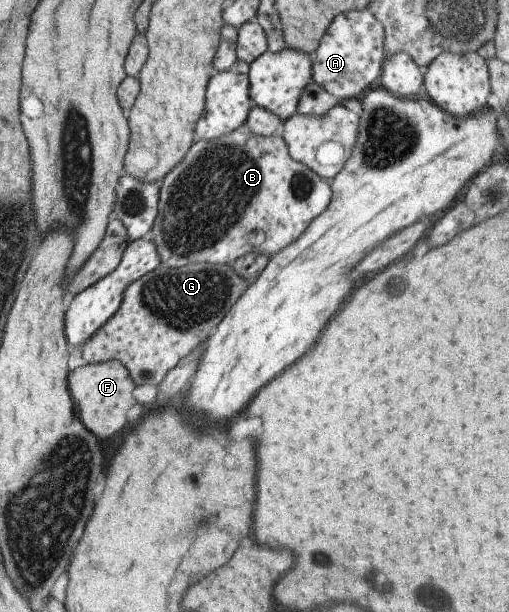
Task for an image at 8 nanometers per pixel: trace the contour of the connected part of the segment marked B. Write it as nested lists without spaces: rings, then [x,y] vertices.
[[[245,124],[239,129],[216,139],[210,141],[200,139],[193,143],[186,152],[186,155],[184,155],[184,159],[182,159],[174,169],[170,169],[170,171],[164,175],[159,188],[158,209],[154,223],[149,229],[149,237],[154,242],[156,251],[158,252],[159,265],[166,265],[166,267],[170,268],[178,268],[188,263],[230,265],[232,261],[245,253],[264,253],[267,257],[274,255],[274,253],[278,253],[280,249],[284,249],[288,243],[292,243],[292,241],[308,227],[310,220],[320,215],[320,213],[326,209],[331,196],[329,181],[316,175],[316,173],[309,167],[306,167],[304,163],[294,161],[294,159],[288,155],[288,147],[286,147],[286,143],[284,143],[284,139],[282,139],[280,133],[270,136],[252,135],[252,133],[246,129]]]

